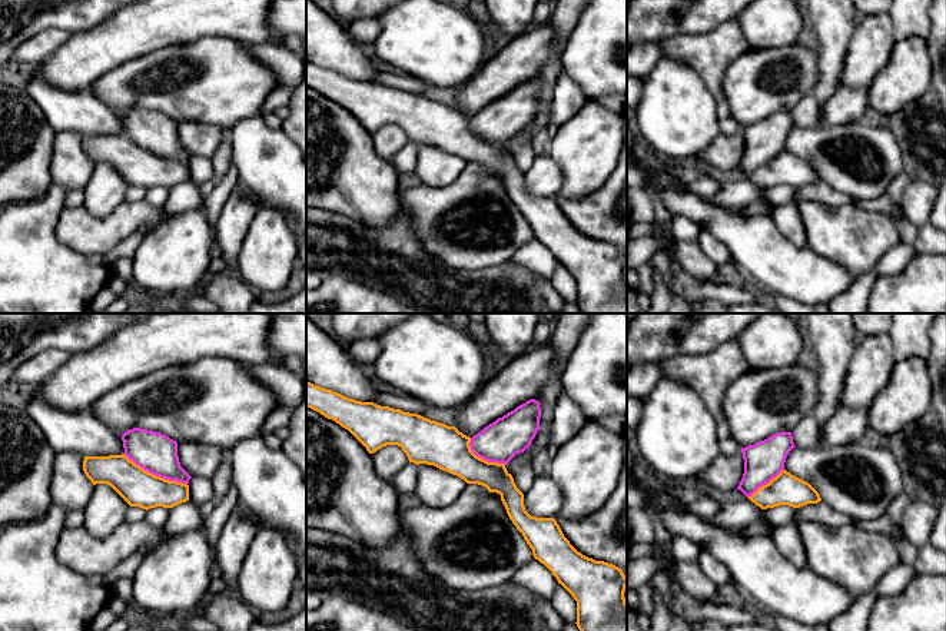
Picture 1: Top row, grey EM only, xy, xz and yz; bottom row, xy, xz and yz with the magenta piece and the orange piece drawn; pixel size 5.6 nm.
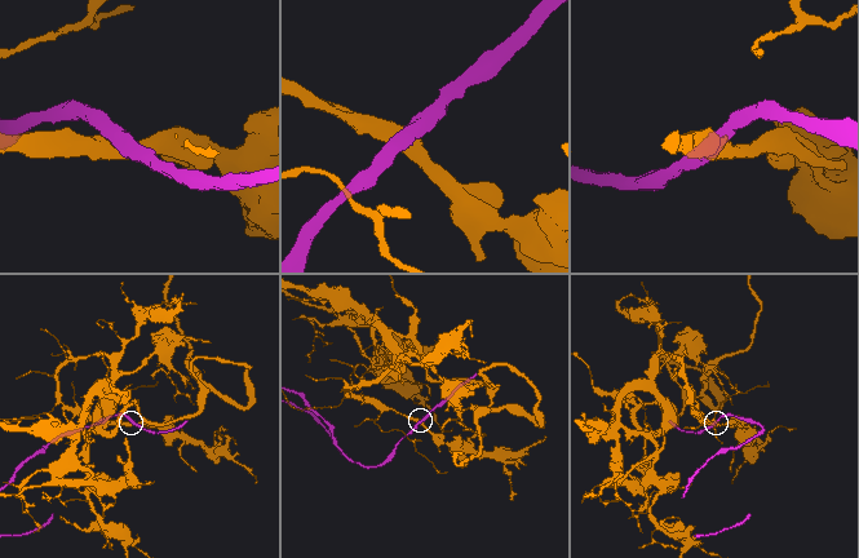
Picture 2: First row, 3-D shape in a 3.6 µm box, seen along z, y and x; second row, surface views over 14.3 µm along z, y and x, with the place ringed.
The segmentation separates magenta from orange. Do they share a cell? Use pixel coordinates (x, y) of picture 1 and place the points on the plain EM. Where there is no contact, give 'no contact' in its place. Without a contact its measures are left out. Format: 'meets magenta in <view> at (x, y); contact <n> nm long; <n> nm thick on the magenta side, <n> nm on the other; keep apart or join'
meets magenta in xy at (155, 153); contact 400 nm long; 220 nm thick on the magenta side, 200 nm on the other; keep apart

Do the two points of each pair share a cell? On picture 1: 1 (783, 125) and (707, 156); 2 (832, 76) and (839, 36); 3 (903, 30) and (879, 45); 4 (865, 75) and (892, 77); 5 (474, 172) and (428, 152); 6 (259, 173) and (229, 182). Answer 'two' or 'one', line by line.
1: one
2: one
3: two
4: two
5: two
6: two

